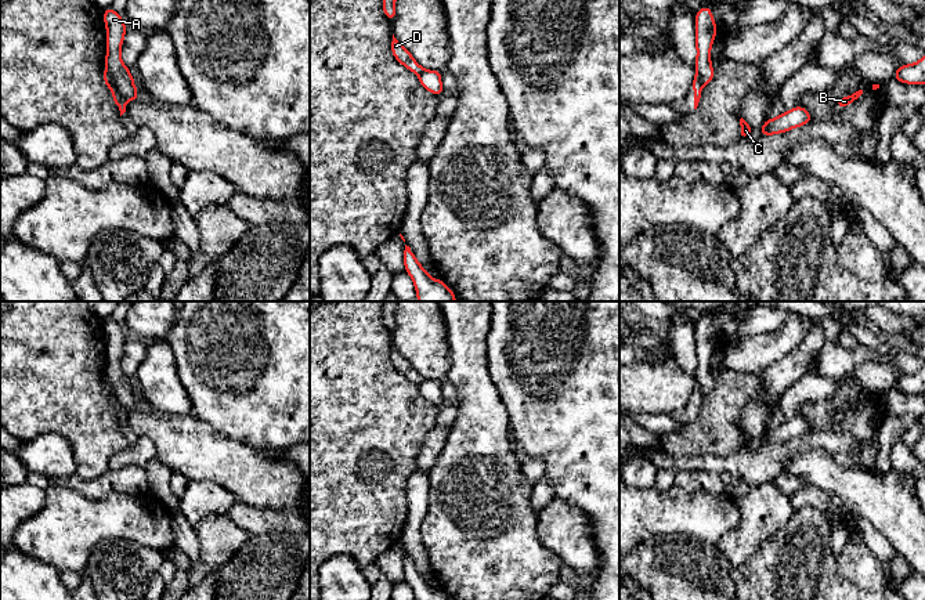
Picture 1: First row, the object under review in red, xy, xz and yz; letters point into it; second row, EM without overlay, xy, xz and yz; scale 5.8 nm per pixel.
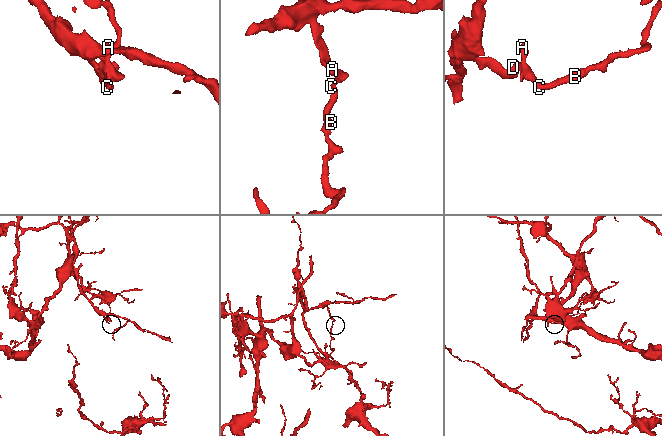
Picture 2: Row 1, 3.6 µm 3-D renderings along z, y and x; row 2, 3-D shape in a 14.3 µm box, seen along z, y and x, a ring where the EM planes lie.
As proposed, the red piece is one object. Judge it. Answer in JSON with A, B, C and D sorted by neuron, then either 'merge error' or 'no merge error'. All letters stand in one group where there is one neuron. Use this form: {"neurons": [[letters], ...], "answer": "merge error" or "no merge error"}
{"neurons": [["A", "B", "C"], ["D"]], "answer": "merge error"}

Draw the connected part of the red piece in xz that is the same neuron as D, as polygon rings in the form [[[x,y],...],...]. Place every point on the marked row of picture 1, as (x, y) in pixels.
[[[393,35],[393,41],[391,41],[391,53],[393,53],[394,58],[400,64],[402,64],[407,69],[409,69],[411,72],[419,75],[420,72],[424,71],[424,68],[422,68],[415,61],[412,54],[394,37],[394,35]]]

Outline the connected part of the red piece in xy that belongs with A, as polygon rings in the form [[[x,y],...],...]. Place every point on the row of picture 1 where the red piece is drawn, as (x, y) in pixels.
[[[111,7],[104,10],[104,24],[106,26],[105,71],[111,75],[119,94],[126,101],[137,100],[140,94],[134,86],[134,79],[120,58],[127,28],[122,17]]]

